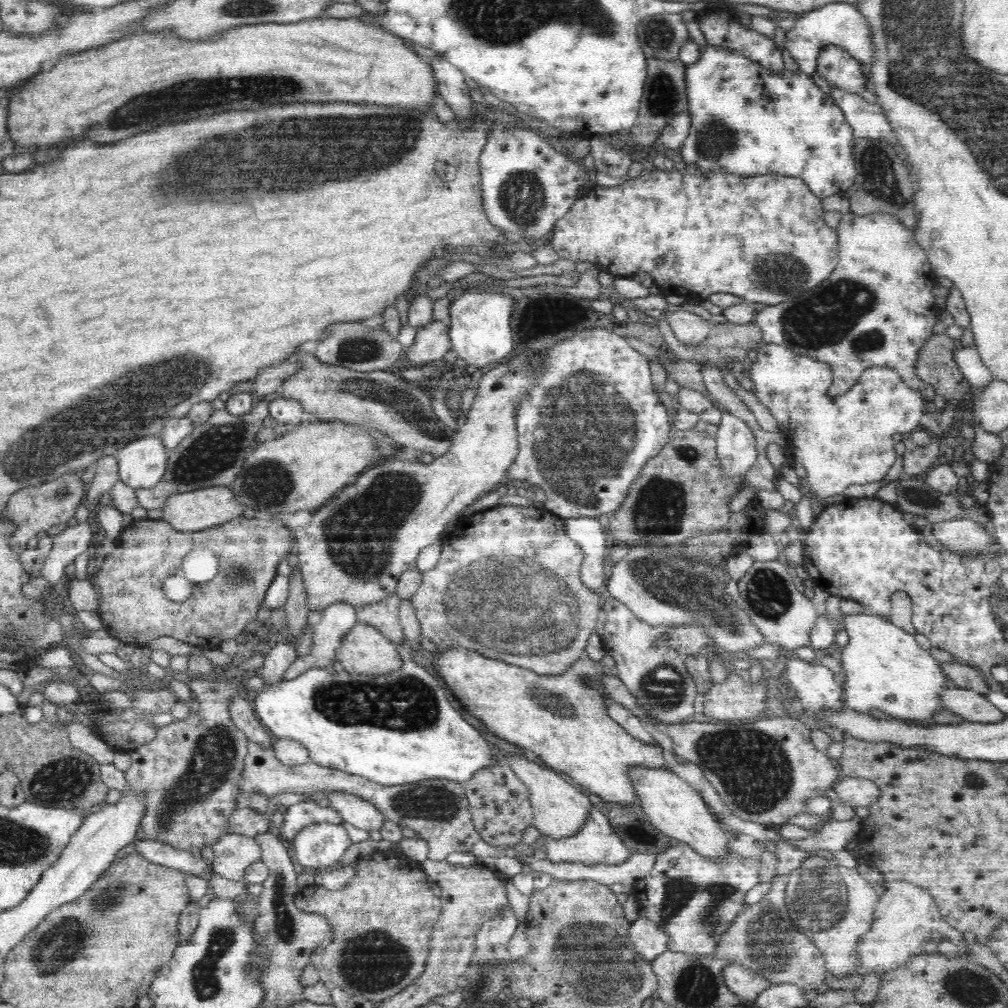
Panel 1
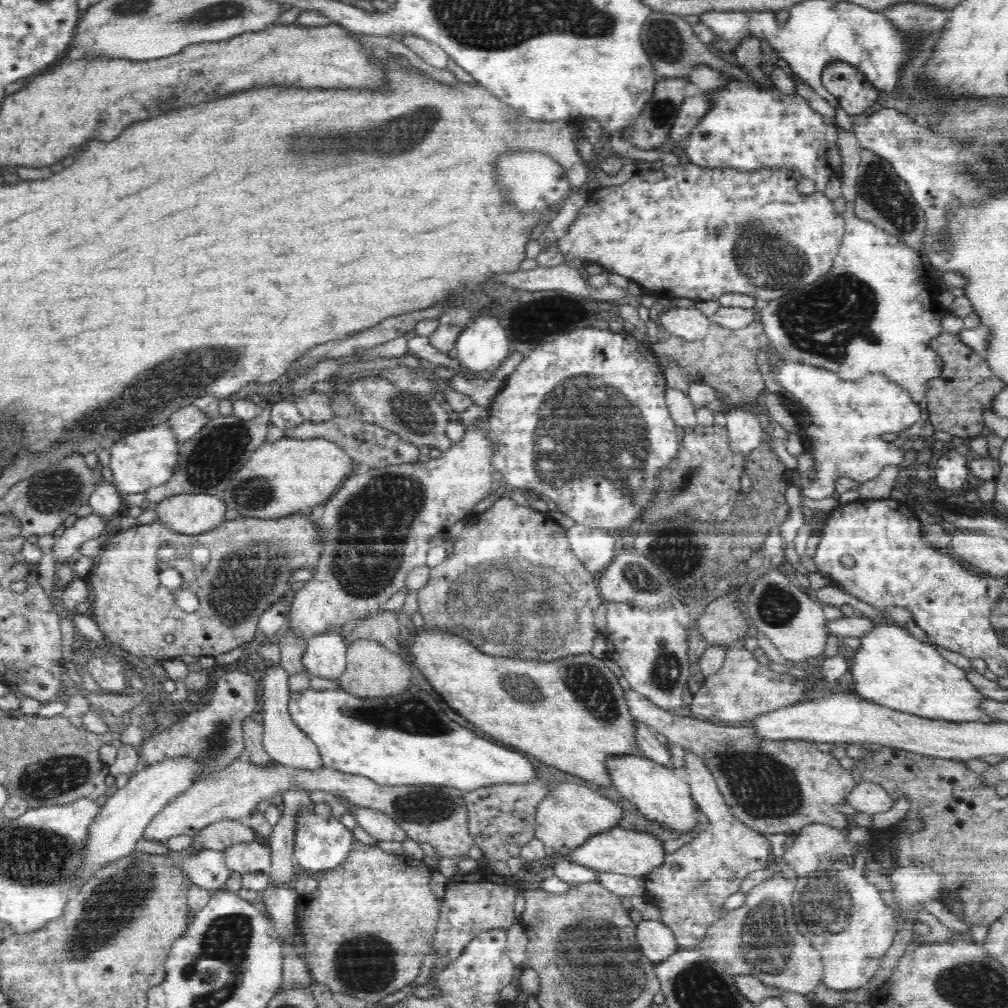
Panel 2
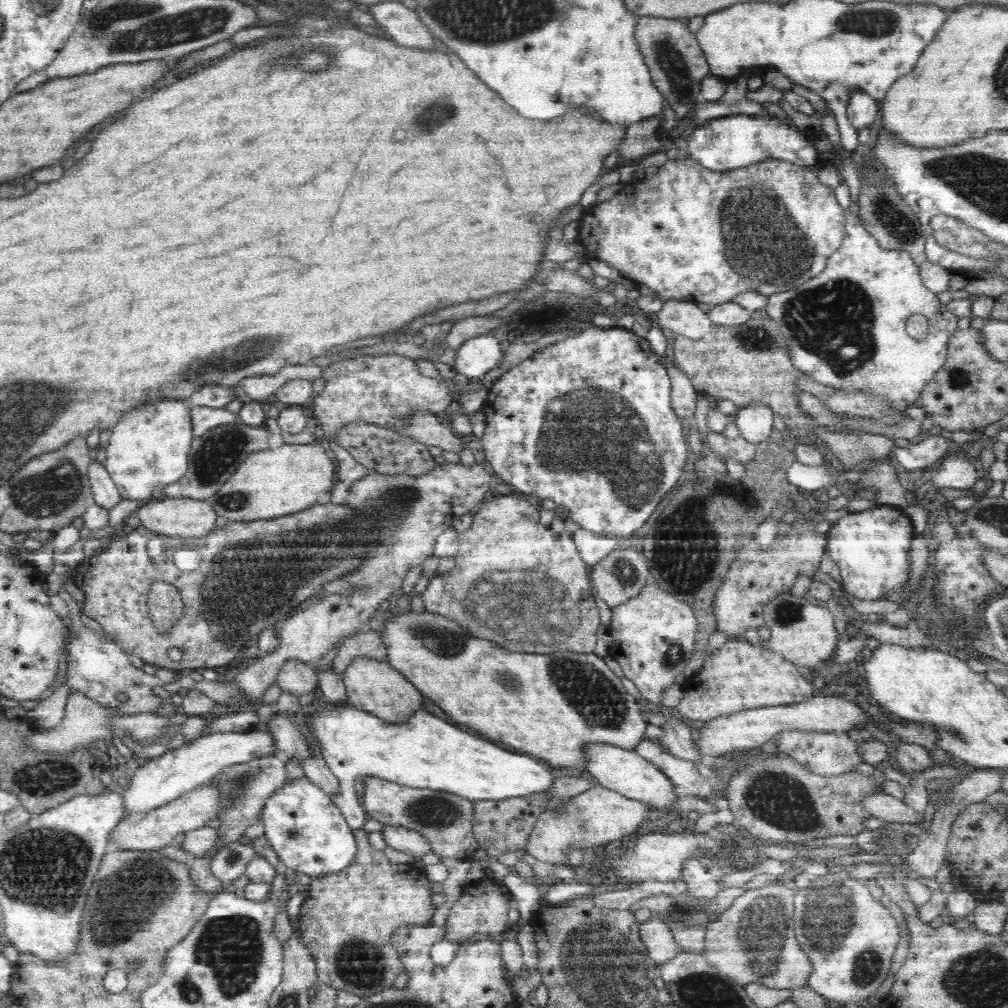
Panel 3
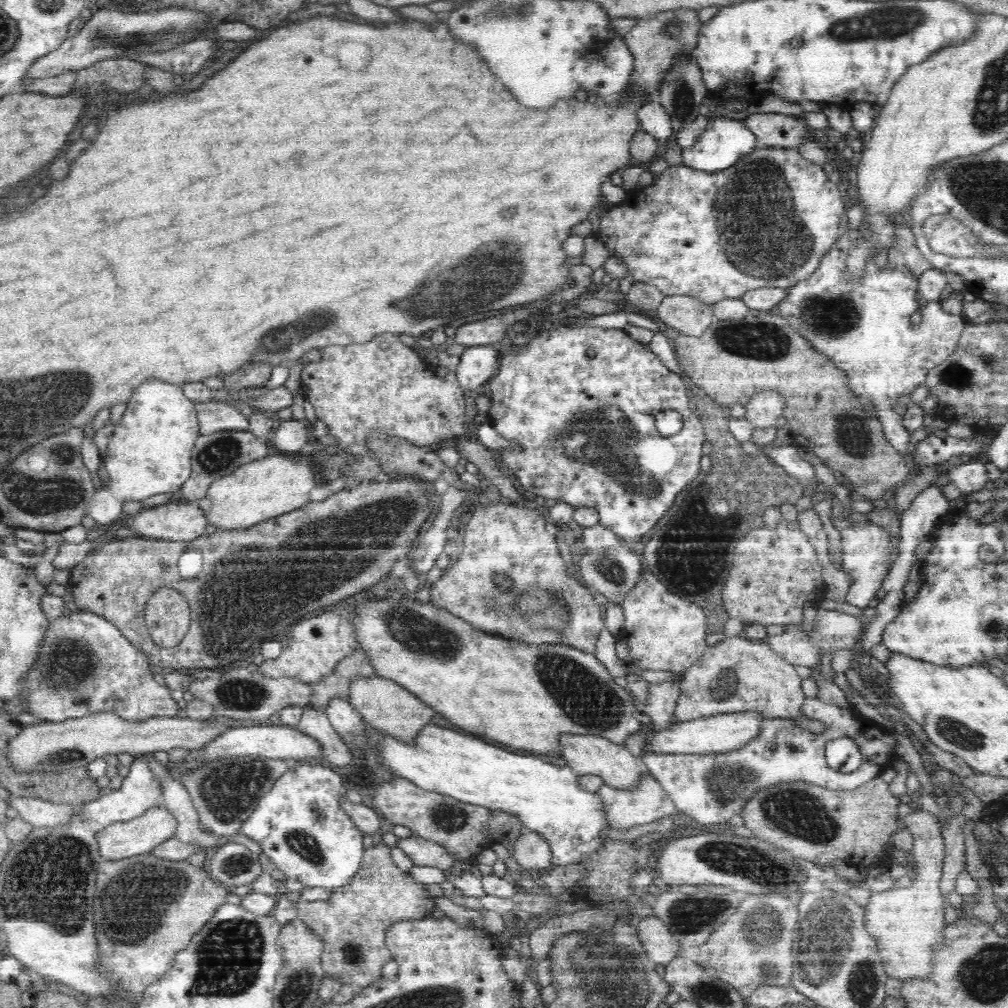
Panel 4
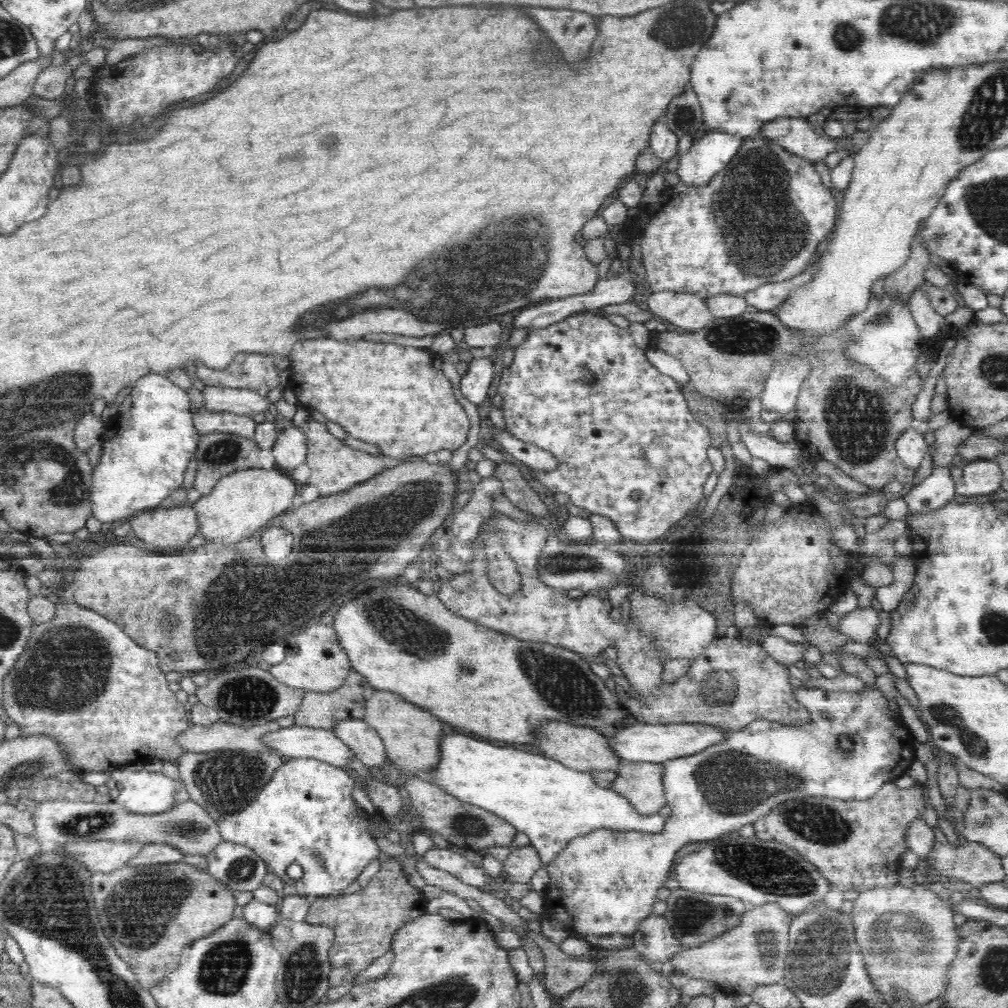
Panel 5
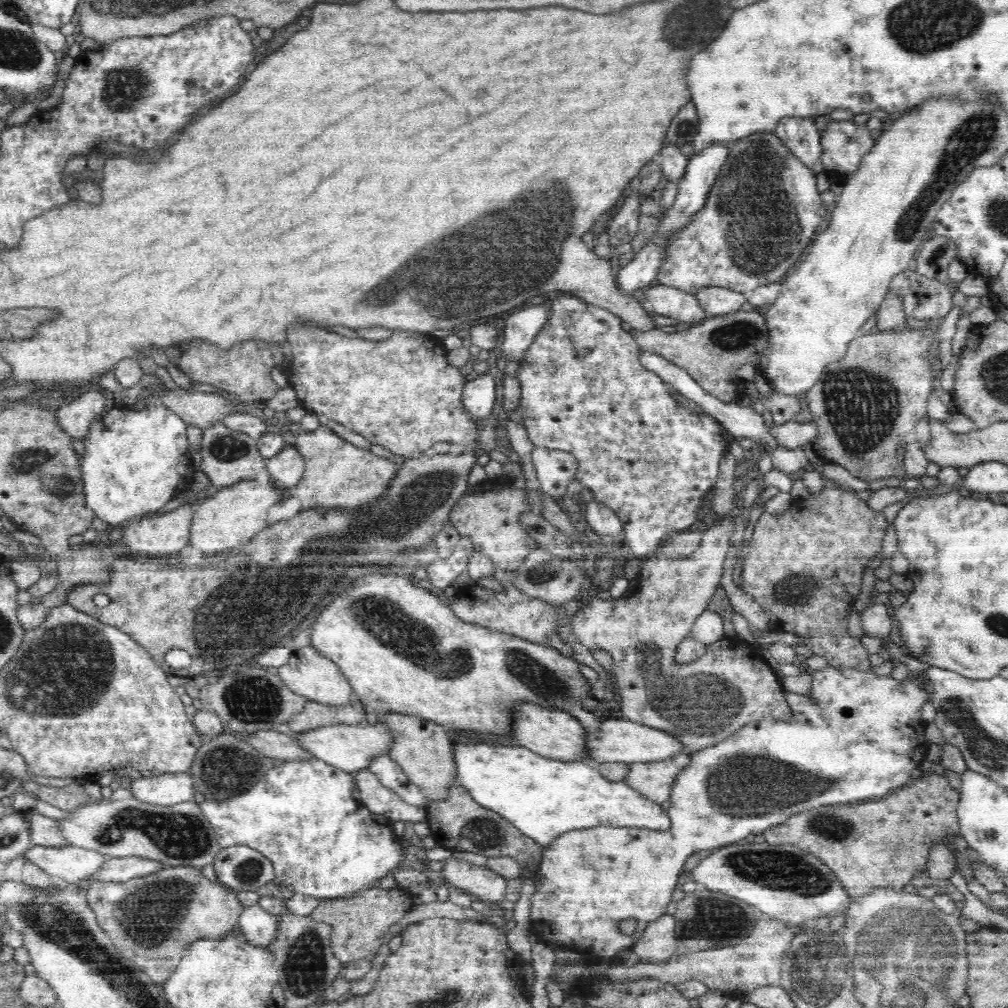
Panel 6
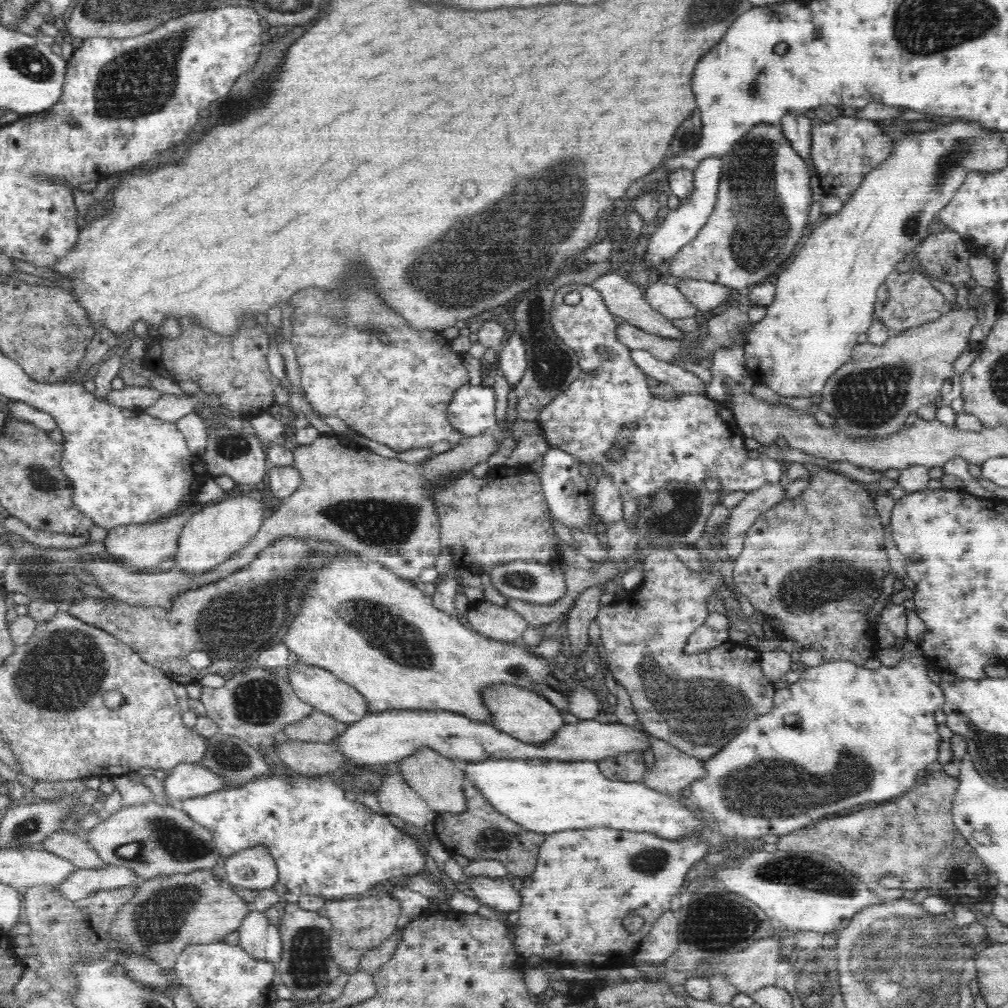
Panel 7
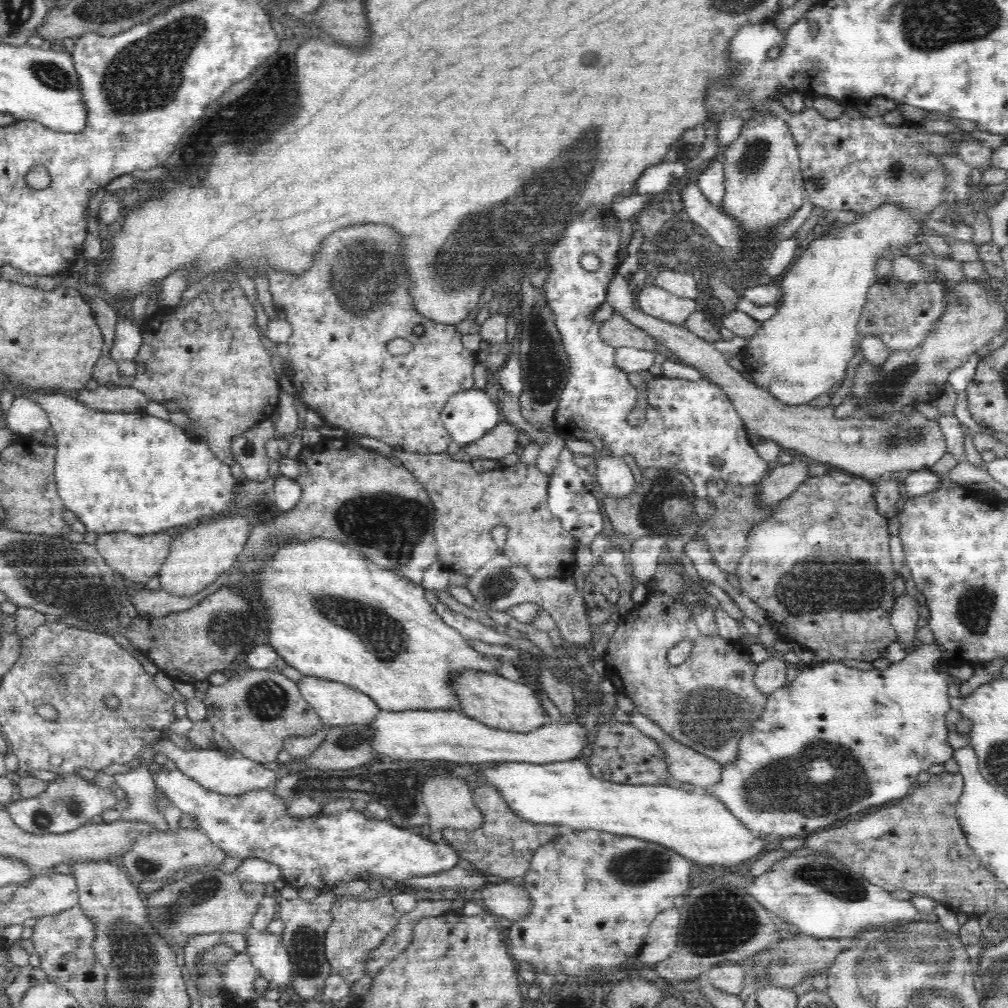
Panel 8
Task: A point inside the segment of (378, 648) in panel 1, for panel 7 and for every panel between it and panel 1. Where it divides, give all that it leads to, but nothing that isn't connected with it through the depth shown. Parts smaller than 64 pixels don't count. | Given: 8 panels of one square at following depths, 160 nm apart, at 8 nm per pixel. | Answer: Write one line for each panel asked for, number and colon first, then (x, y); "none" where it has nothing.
2: (372, 671)
3: (373, 686)
4: (391, 709)
5: (412, 736)
6: (422, 748)
7: (438, 780)

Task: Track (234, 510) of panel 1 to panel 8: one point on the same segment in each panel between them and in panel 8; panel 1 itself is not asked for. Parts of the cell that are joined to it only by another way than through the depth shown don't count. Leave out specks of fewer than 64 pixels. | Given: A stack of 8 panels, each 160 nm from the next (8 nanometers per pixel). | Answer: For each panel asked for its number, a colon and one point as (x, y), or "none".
2: (190, 514)
3: (192, 518)
4: (174, 521)
5: (171, 527)
6: (156, 535)
7: (142, 547)
8: (136, 559)

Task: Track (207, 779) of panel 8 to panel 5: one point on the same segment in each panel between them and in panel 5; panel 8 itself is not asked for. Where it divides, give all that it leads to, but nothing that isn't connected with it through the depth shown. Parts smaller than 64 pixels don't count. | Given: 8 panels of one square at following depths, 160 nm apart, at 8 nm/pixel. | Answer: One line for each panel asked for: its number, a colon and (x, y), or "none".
5: (142, 791)
6: (170, 788)
7: (187, 779)

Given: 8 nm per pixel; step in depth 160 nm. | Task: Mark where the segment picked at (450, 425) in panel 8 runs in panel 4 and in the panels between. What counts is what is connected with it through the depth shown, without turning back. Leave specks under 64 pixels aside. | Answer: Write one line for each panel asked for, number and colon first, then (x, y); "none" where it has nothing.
4: (477, 364)
5: (474, 385)
6: (479, 395)
7: (471, 411)

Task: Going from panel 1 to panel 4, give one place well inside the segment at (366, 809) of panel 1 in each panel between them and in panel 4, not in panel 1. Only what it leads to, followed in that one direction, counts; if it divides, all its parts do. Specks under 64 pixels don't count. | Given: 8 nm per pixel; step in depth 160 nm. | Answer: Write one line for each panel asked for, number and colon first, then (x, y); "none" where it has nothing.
2: (379, 825)
3: (408, 841)
4: (422, 852)

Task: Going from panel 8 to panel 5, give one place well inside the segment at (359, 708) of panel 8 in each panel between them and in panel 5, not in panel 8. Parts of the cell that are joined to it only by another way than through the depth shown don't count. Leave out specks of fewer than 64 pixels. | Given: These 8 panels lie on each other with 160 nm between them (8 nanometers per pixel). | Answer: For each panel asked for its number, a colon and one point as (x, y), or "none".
5: (314, 660)
6: (309, 674)
7: (323, 690)

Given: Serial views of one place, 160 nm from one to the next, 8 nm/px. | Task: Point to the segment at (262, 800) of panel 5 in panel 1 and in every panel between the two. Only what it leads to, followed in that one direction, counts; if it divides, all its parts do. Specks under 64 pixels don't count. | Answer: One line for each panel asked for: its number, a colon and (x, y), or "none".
1: (319, 846)
2: (319, 845)
3: (307, 831)
4: (303, 830)

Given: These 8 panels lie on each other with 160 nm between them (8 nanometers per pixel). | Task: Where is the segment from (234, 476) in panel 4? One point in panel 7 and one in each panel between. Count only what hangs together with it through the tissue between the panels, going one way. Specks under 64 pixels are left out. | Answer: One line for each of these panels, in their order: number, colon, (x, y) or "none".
5: (241, 503)
6: (228, 517)
7: (213, 534)

